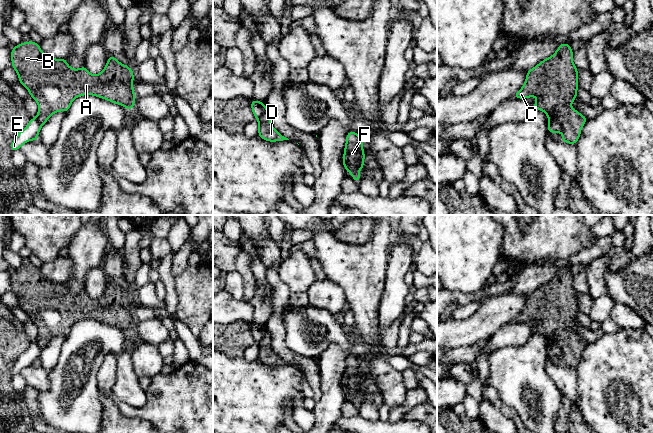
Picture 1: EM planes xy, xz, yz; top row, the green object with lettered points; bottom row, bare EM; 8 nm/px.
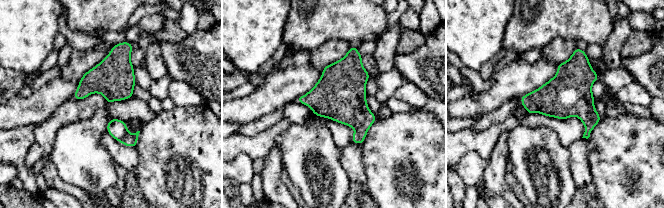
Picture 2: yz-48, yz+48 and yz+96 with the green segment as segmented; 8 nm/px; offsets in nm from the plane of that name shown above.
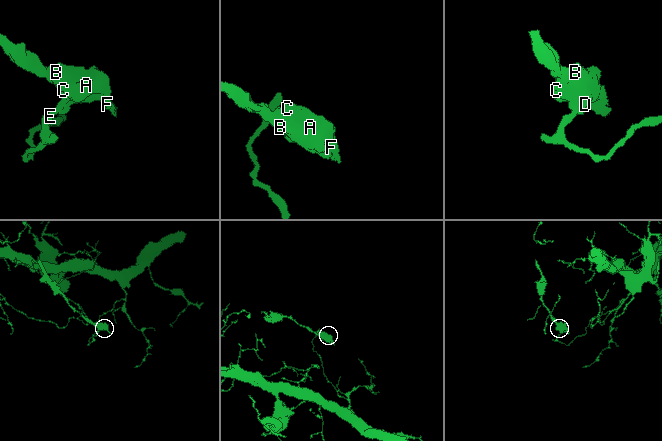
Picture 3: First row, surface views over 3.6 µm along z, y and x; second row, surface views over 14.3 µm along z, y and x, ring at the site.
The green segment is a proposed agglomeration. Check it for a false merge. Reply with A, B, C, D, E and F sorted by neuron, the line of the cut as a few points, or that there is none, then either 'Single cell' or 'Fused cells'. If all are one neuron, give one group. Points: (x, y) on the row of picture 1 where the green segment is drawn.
Groups: A B C D F / E. Split along yz (549, 119), (556, 120), (561, 125), (562, 131). Fused cells

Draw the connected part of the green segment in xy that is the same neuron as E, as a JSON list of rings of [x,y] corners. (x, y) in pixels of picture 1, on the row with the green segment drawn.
[[[31,118],[27,126],[21,130],[11,143],[11,151],[20,149],[25,143],[35,140],[41,130],[42,125],[36,118]]]

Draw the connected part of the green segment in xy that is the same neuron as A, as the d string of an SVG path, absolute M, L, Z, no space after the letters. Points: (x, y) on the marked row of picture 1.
M32 40L15 45L10 52L12 68L18 74L19 83L29 91L29 95L38 104L36 119L41 125L56 112L67 113L73 100L84 95L93 95L133 111L136 100L133 89L134 73L128 65L119 62L115 56L109 56L103 71L93 75L88 72L86 66L73 69L65 58L56 59L44 54L40 44Z

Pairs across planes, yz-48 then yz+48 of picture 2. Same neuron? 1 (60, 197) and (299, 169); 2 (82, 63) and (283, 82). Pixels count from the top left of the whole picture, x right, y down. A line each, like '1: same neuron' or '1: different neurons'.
1: different neurons
2: different neurons

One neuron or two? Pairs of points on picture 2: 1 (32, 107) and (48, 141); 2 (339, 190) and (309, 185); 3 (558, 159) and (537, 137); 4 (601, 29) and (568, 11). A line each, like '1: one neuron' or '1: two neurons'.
1: two neurons
2: one neuron
3: one neuron
4: one neuron

